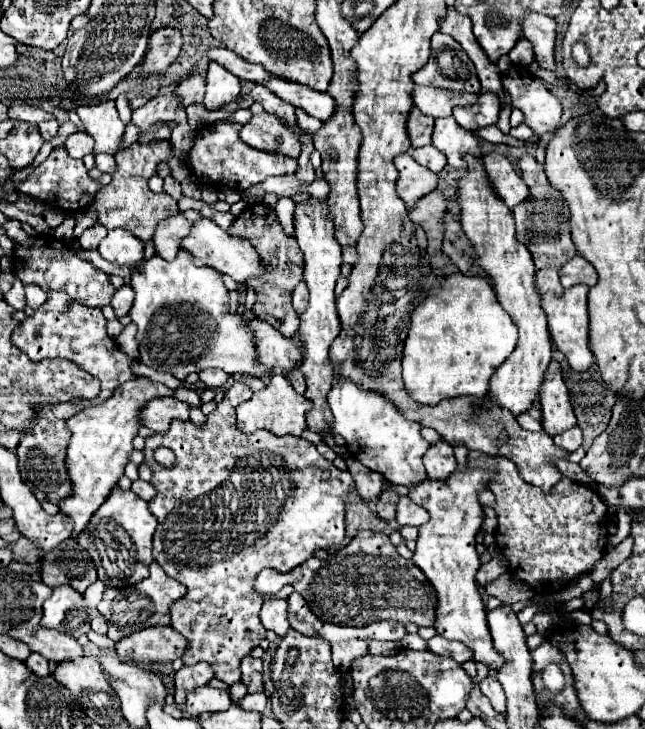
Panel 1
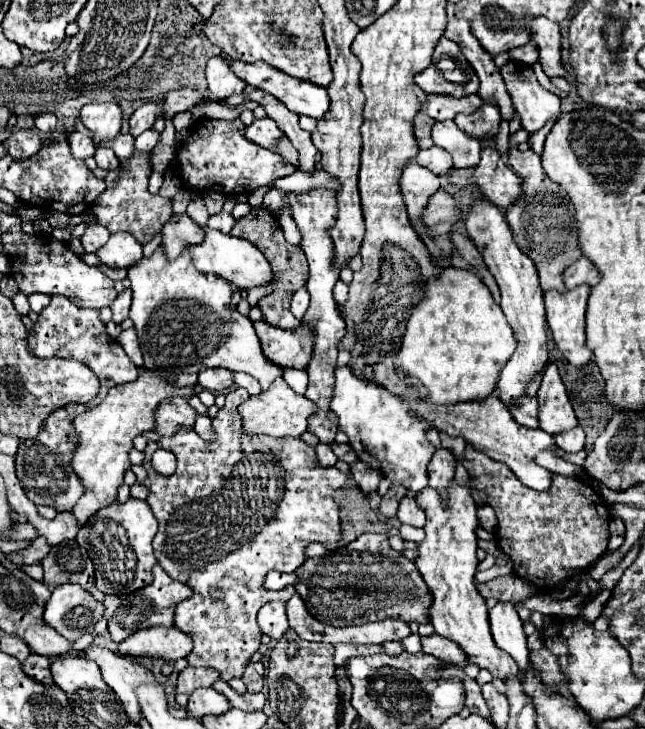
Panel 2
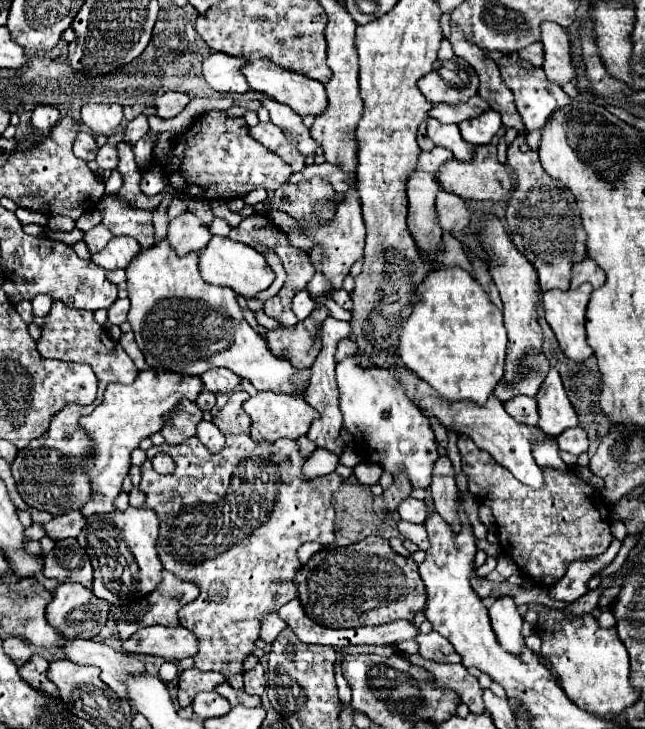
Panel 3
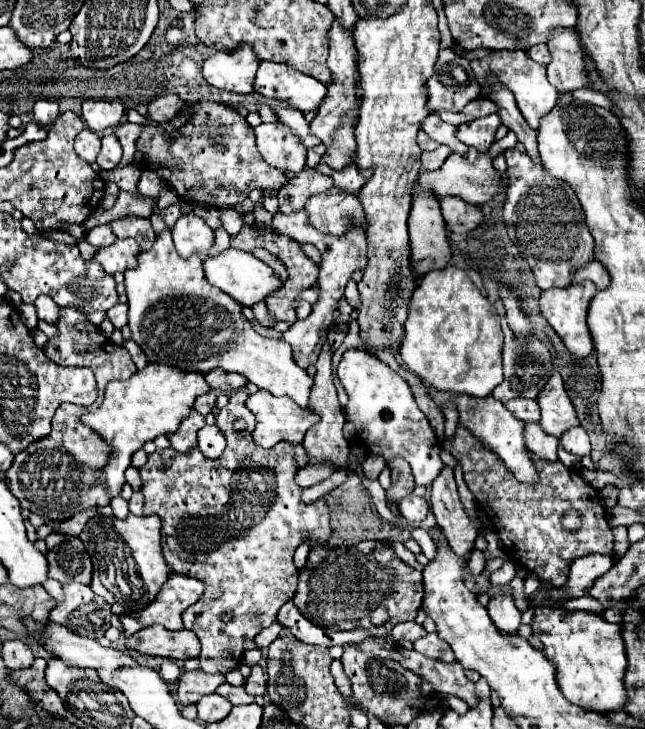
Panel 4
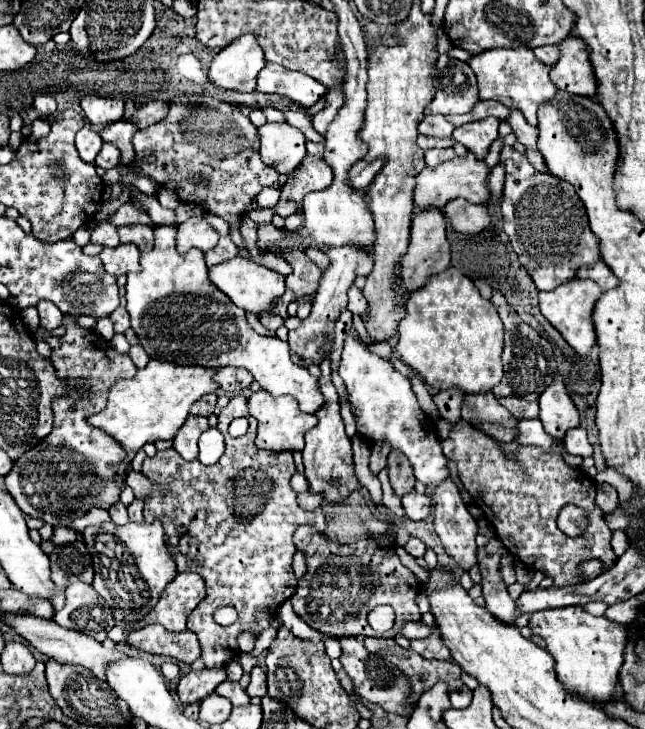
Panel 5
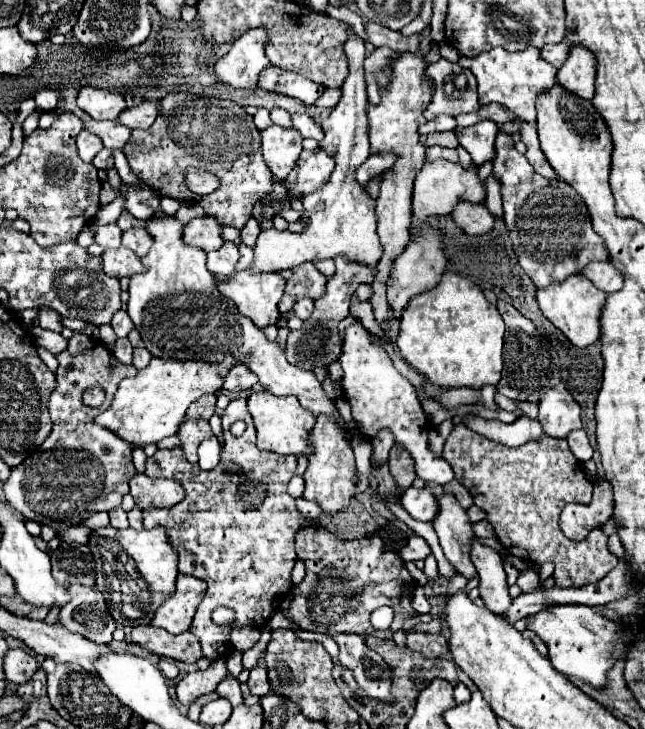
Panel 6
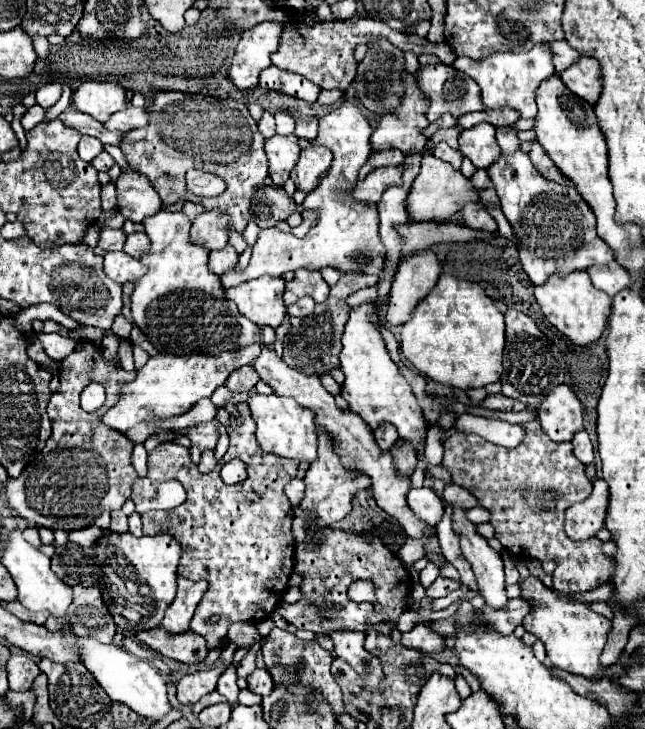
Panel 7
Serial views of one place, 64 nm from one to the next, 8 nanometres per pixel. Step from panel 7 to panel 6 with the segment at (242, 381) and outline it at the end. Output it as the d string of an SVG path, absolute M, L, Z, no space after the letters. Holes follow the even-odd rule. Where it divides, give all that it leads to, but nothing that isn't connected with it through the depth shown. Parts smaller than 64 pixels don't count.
M238 364L224 376L224 390L250 390L256 382L256 374L248 366Z

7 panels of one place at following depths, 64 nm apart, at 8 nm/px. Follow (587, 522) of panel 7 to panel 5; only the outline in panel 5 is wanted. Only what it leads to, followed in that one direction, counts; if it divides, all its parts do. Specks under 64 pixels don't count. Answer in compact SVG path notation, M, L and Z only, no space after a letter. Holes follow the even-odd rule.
M608 484L597 486L596 506L602 510L602 514L610 514L618 507L619 499L617 491ZM564 508L558 516L558 528L566 536L580 536L588 528L588 516L580 508Z

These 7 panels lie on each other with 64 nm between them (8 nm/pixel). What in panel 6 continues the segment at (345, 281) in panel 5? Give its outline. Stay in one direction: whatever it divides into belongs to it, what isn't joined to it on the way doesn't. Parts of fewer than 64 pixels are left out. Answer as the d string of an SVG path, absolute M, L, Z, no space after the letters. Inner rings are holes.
M336 258L336 274L326 284L326 294L316 300L316 308L308 320L304 320L300 330L290 330L286 340L286 358L290 364L302 370L314 370L318 366L326 368L334 360L338 360L342 352L342 340L338 334L340 320L350 316L350 296L356 292L360 284L370 284L374 280L374 272L364 264L348 264L348 260Z

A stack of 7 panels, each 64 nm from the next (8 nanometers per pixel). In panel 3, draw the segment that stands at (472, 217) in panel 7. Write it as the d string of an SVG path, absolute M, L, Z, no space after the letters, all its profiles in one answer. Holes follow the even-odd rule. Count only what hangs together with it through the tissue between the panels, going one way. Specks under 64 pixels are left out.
M440 190L436 198L436 208L438 208L438 222L444 232L462 232L470 224L468 204L456 194Z

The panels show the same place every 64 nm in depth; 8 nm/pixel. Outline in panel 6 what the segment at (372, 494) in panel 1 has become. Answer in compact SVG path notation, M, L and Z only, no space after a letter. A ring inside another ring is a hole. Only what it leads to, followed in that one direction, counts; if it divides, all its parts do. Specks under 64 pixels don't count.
M380 430L374 438L372 438L372 446L374 446L374 462L380 466L388 460L388 452L394 446L394 434L390 430Z

